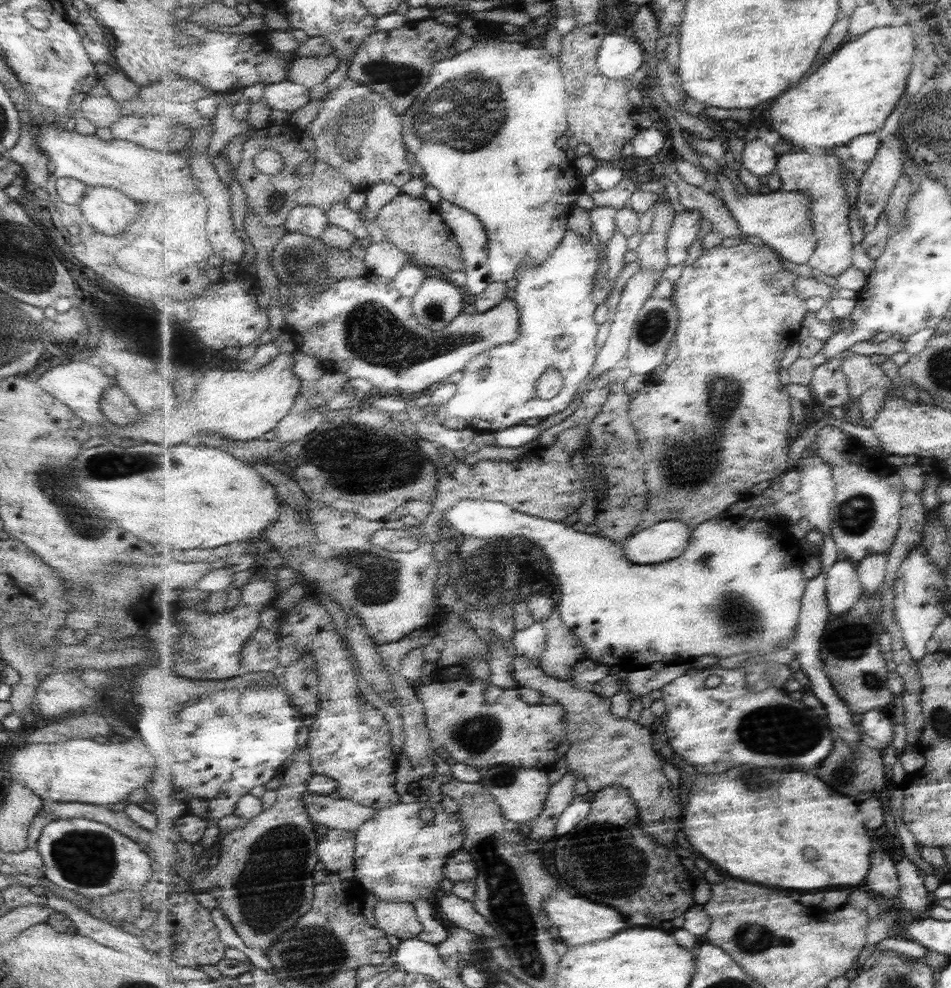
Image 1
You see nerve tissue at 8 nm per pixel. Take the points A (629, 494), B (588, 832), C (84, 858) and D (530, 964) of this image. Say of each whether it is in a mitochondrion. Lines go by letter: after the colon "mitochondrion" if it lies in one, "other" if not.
A: other
B: other
C: mitochondrion
D: mitochondrion

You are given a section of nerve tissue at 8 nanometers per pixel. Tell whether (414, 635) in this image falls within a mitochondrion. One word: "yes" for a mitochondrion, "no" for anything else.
no

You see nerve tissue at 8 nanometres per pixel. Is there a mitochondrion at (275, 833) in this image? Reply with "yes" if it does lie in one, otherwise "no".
yes

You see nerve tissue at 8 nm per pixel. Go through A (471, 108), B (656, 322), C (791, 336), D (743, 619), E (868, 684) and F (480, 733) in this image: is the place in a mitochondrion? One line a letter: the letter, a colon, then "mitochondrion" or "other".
A: mitochondrion
B: mitochondrion
C: other
D: mitochondrion
E: mitochondrion
F: mitochondrion

